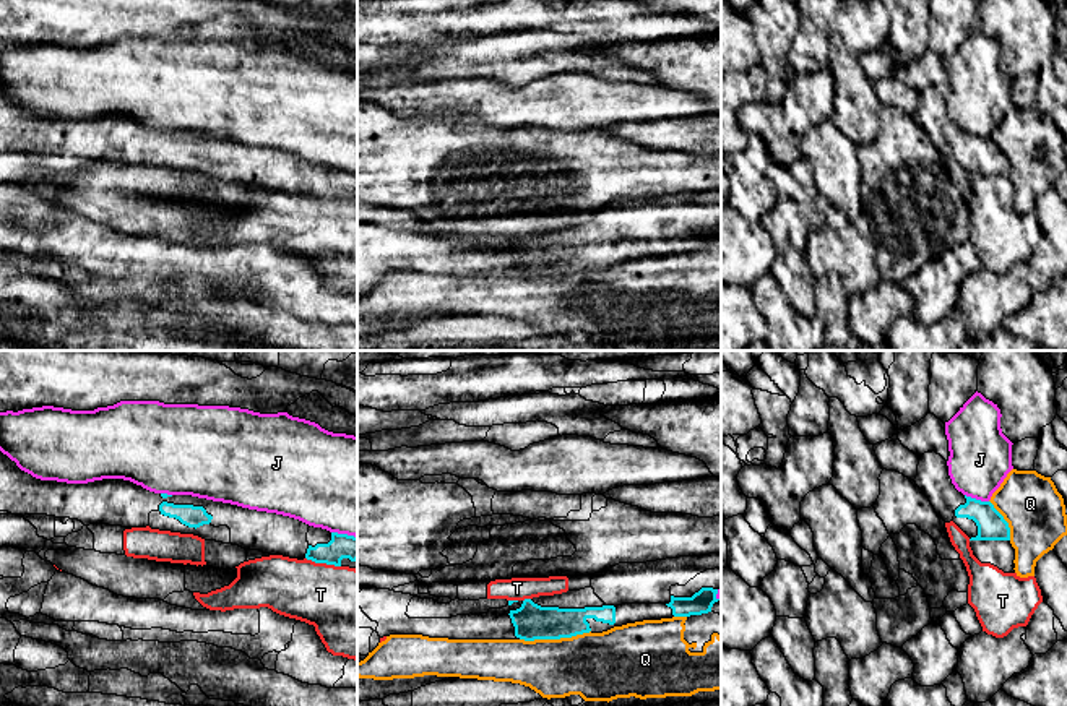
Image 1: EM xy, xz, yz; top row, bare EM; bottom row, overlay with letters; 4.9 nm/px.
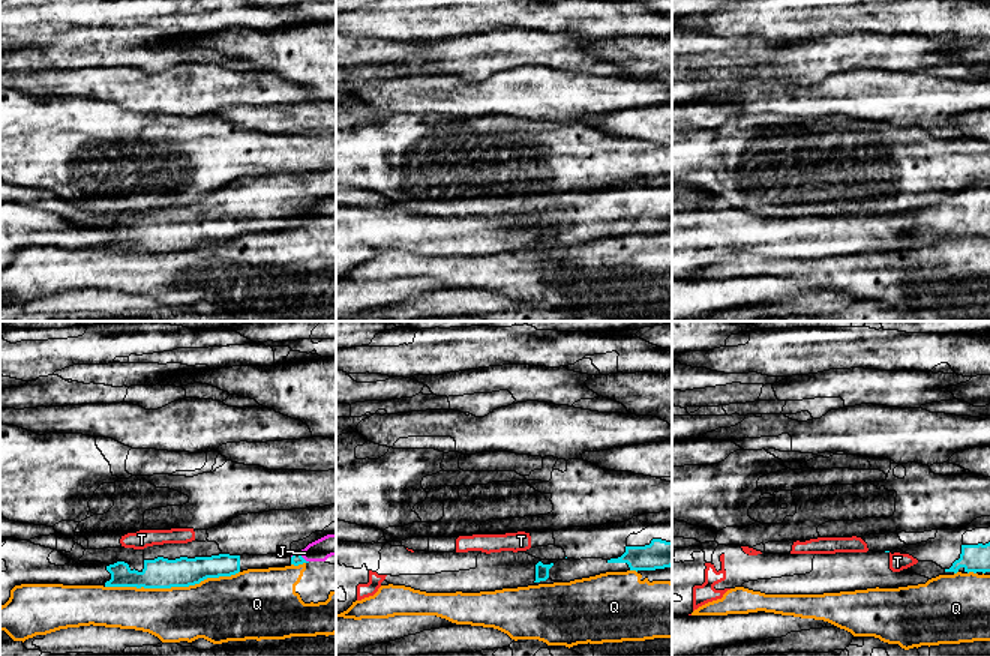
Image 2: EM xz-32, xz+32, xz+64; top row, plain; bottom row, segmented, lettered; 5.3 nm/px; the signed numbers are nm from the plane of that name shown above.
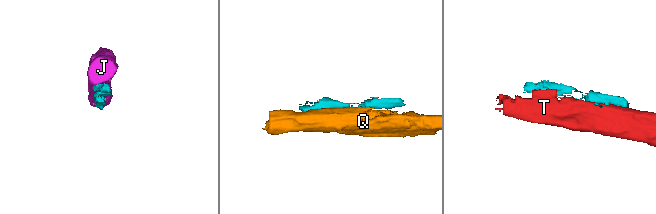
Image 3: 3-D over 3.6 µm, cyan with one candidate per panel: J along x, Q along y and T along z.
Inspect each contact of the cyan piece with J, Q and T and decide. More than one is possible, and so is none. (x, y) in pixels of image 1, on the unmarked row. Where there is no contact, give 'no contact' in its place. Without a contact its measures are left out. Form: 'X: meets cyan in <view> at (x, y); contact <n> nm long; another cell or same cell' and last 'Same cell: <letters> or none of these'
J: meets cyan in yz at (975, 135); contact 130 nm long; another cell
Q: meets cyan in xz at (554, 275); contact 360 nm long; another cell
T: meets cyan in xy at (323, 198); contact 180 nm long; another cell
Same cell: none of these

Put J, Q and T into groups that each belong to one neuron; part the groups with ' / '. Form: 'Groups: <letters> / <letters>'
Groups: J / Q / T

